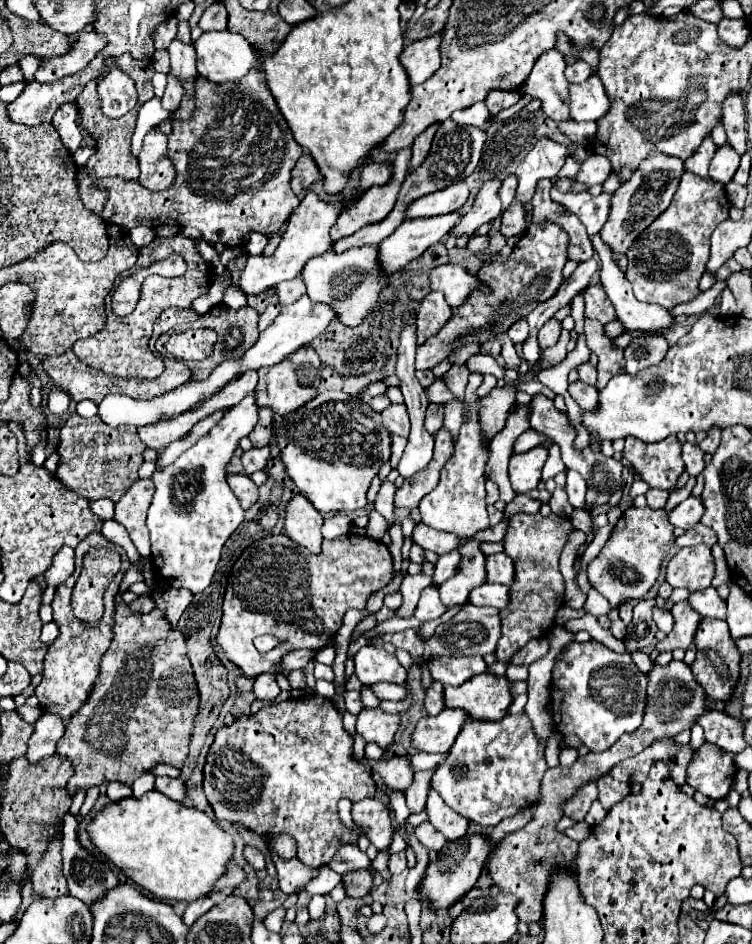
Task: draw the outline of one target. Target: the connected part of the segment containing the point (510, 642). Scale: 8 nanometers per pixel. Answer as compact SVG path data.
M518 513L510 519L506 535L502 539L504 553L516 561L516 583L510 587L508 607L500 609L502 635L496 647L496 659L508 663L510 657L522 649L530 639L542 637L554 623L556 609L564 603L564 579L558 571L558 557L568 541L572 523L568 517L550 513L548 517Z

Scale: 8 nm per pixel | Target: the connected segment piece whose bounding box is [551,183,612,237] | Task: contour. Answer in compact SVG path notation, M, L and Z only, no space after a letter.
M554 183L551 191L552 200L562 203L568 211L576 213L576 217L588 229L588 235L590 237L596 235L600 231L600 227L606 223L608 209L610 209L610 197L612 197L612 193L600 193L598 197L592 197L586 191L562 195L556 189Z

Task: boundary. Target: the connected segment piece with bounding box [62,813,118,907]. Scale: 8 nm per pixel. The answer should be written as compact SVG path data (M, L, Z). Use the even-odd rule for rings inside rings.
M72 813L64 815L64 875L68 881L70 895L78 897L82 903L92 907L98 903L112 887L118 887L118 877L106 861L94 859L76 841L76 817Z

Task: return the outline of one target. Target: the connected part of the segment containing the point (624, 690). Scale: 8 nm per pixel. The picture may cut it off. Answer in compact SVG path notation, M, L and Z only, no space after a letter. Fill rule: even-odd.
M600 641L568 643L556 657L550 681L552 719L562 735L580 737L590 751L606 751L622 733L640 727L644 713L646 675L638 671L628 653L616 653Z

